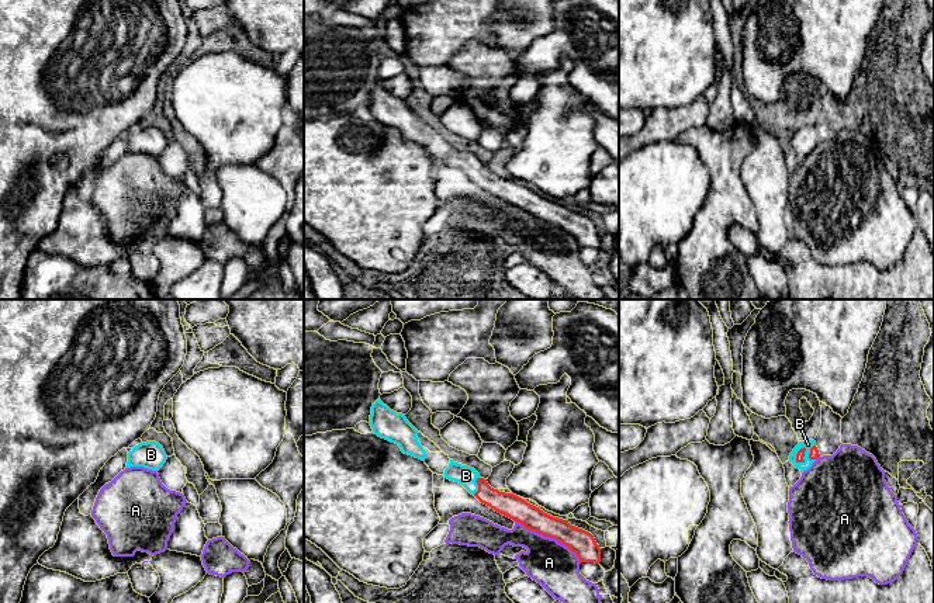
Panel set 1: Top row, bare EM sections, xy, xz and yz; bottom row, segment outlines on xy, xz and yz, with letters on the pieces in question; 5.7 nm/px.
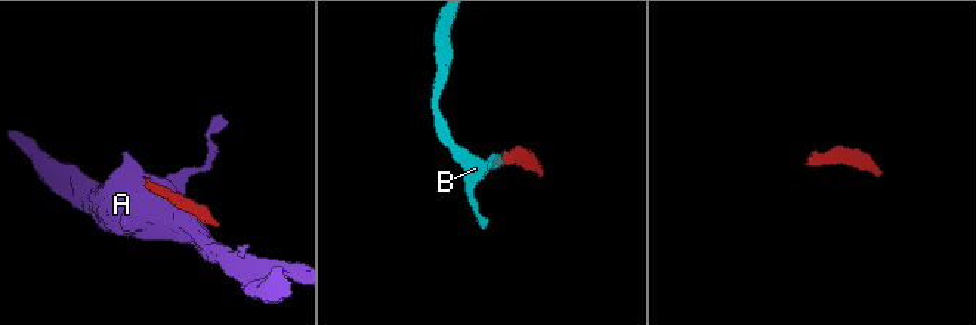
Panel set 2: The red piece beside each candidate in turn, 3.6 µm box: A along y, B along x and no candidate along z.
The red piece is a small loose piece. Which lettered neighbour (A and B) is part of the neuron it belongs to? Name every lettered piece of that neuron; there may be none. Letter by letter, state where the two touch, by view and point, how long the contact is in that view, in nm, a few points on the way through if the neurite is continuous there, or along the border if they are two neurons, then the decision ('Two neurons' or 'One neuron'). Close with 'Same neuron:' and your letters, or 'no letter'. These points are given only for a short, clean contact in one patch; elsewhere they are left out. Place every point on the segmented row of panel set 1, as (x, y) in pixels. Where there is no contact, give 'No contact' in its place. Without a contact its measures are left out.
A: Touches red at xz (550, 537). Shared border 440 nm. Two neurons
B: Touches red at xz (477, 484). Shared border 110 nm. Path across: xz (509, 505), (491, 498), (477, 484), (466, 475). One neuron
Same neuron: B

